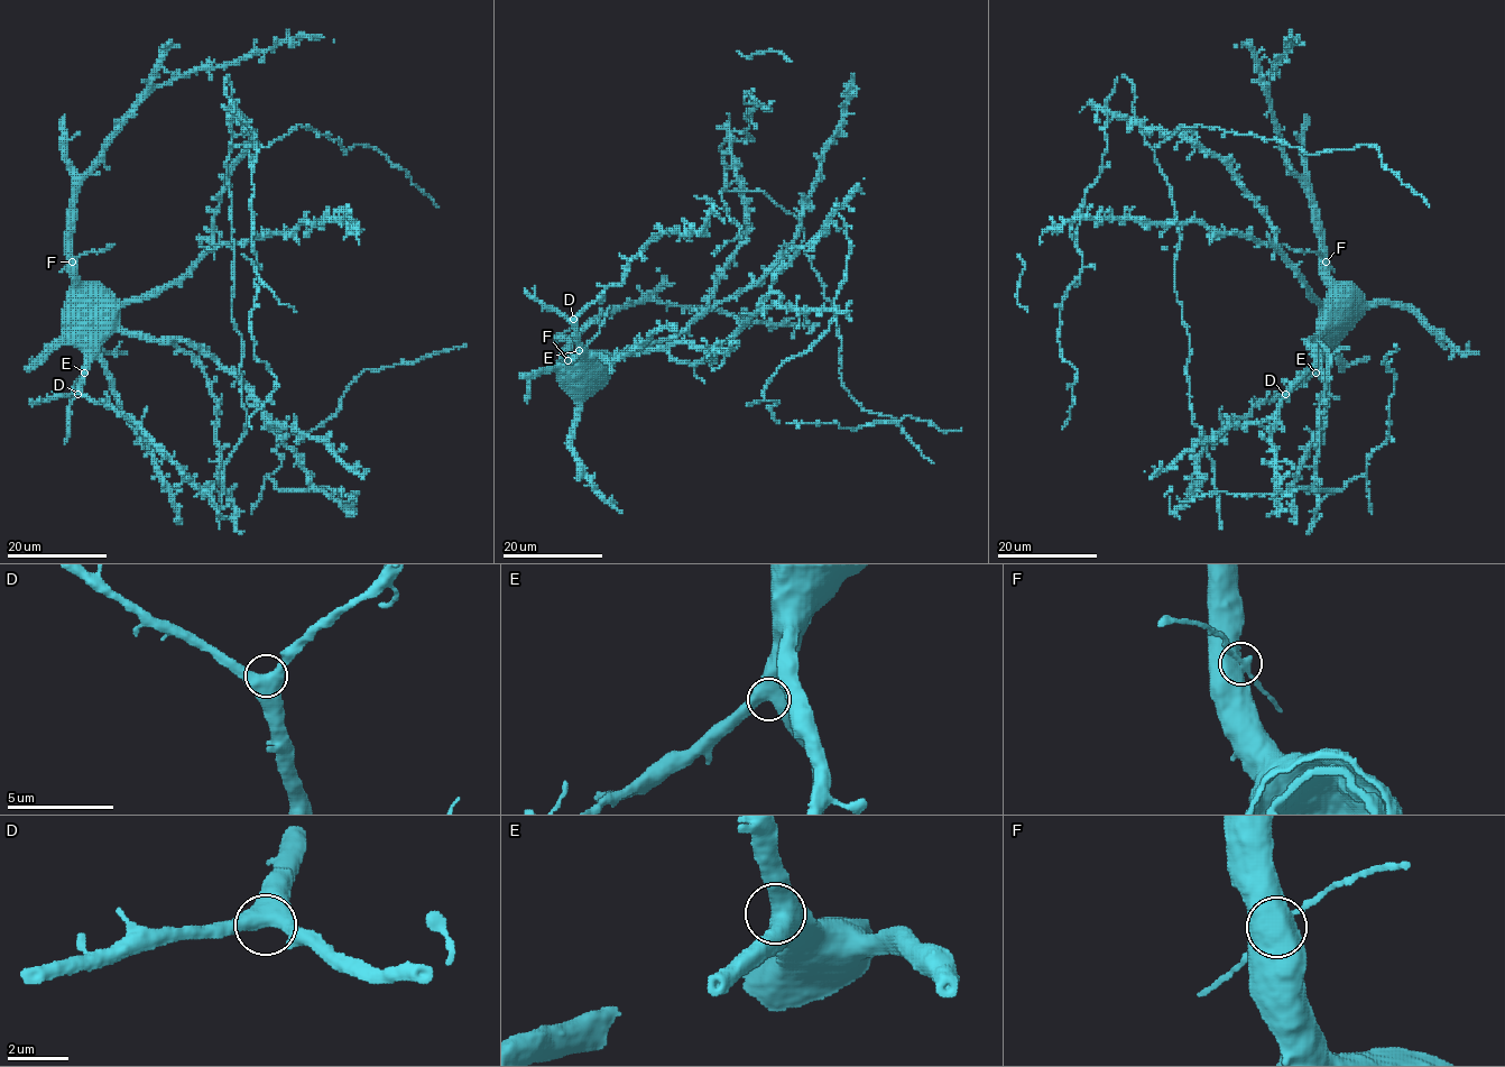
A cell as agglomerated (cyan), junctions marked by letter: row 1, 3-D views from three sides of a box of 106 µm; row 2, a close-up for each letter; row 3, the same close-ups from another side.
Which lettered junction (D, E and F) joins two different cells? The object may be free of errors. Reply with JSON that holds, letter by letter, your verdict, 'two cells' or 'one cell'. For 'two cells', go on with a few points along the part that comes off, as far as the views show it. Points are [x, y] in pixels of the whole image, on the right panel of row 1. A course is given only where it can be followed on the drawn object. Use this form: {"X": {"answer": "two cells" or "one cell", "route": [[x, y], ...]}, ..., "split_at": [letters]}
{"D": {"answer": "one cell"}, "E": {"answer": "one cell"}, "F": {"answer": "one cell"}, "split_at": []}

